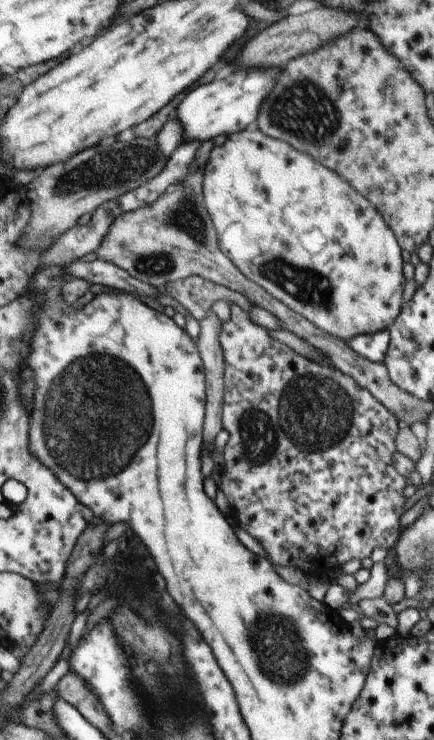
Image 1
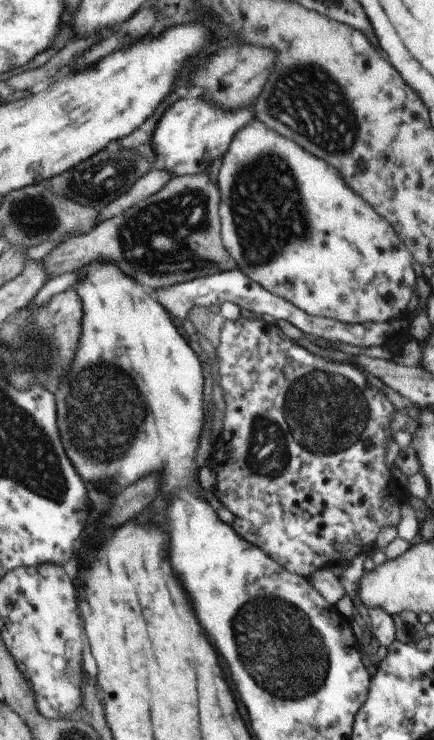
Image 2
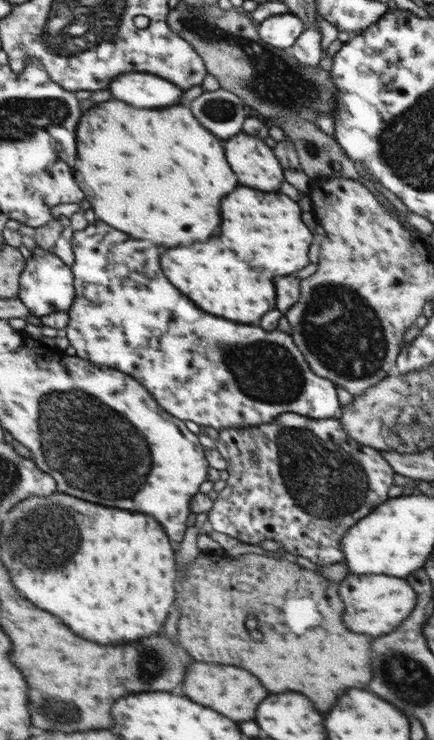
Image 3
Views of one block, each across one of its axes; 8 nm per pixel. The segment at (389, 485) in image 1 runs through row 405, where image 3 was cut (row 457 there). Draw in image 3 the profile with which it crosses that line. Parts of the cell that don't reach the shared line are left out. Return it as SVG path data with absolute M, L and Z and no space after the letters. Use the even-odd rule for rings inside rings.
M283 413L276 417L273 422L260 423L255 426L241 426L225 428L219 431L219 436L215 441L215 448L221 452L229 461L228 480L222 491L214 496L214 506L207 513L207 518L211 522L213 529L217 532L223 532L229 536L237 538L247 544L258 545L263 540L274 540L279 544L283 551L302 556L315 565L329 565L329 563L339 563L344 559L342 552L342 538L349 528L357 524L361 518L368 516L377 505L385 502L387 498L387 488L391 484L393 476L392 467L389 466L388 460L384 458L381 451L374 447L365 446L358 443L355 439L349 438L348 432L344 430L344 424L339 418L325 418L315 420L307 418L305 415L295 413Z

